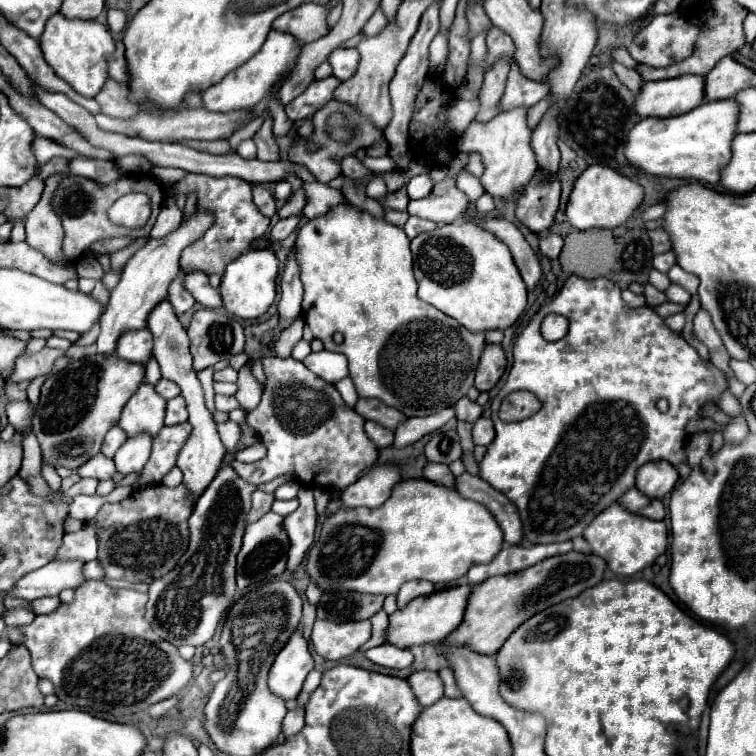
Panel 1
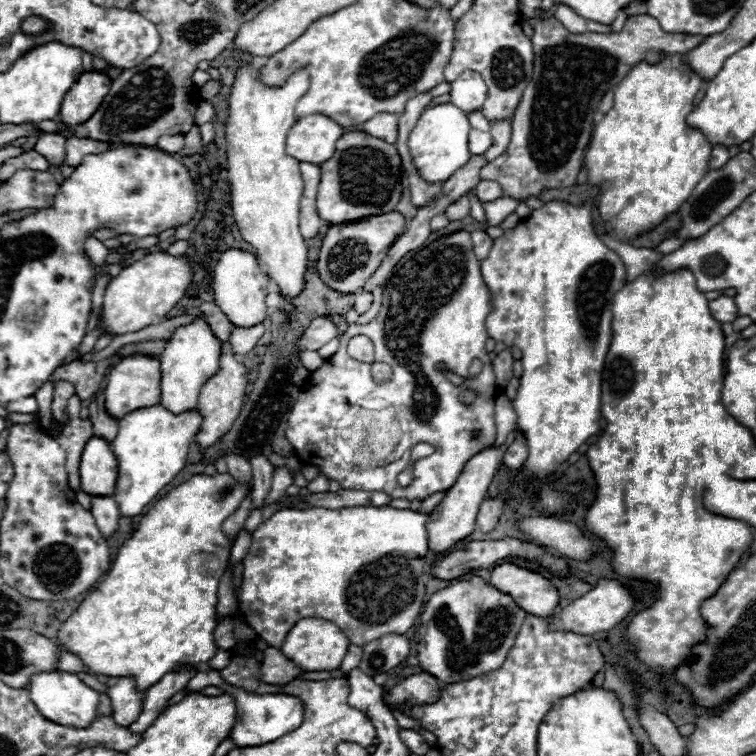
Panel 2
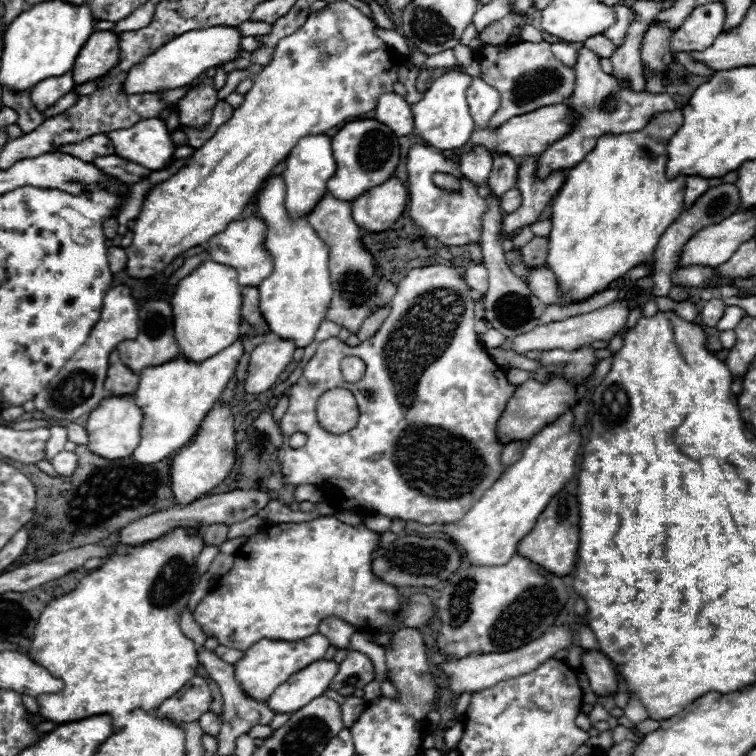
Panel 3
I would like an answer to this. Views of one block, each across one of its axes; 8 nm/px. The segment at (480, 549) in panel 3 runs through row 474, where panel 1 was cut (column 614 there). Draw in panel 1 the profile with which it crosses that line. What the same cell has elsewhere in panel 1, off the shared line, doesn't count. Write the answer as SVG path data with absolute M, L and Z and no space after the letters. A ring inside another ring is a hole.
M618 502L610 504L604 512L600 512L600 516L596 516L596 520L586 526L582 536L590 544L590 550L602 556L608 568L620 576L632 576L646 566L652 566L654 560L668 548L668 530L664 522L632 514Z

